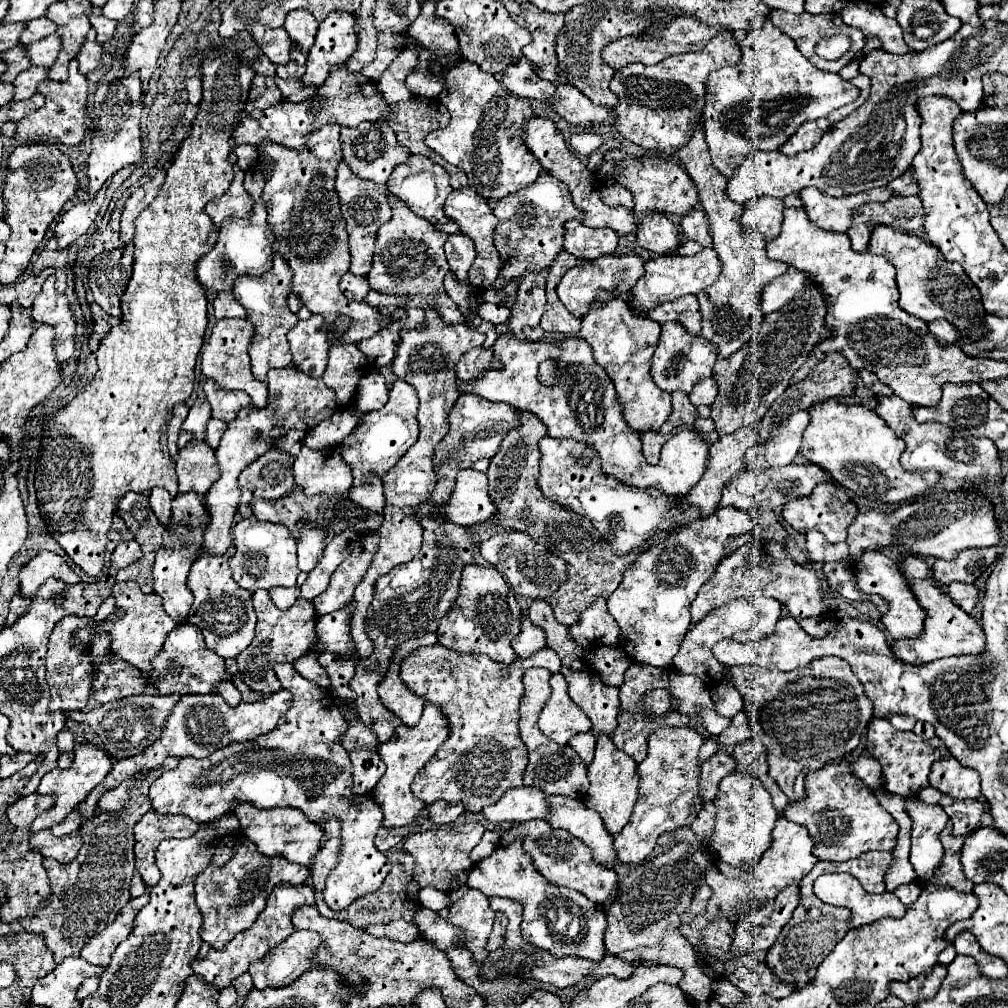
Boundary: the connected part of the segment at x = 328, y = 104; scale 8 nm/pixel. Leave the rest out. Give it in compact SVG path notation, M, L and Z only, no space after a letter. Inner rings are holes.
M338 64L336 68L332 68L328 80L322 86L318 86L316 96L310 96L308 100L304 100L300 104L280 100L280 104L270 106L262 114L260 120L244 118L234 132L234 140L236 140L236 144L252 144L254 146L260 140L268 138L268 140L284 144L288 148L302 150L306 134L314 132L316 128L322 128L326 124L340 124L340 126L356 128L364 120L376 122L380 118L388 120L390 116L392 116L392 110L386 104L380 90L376 88L376 84L372 80L364 78L360 72L350 72L344 64Z

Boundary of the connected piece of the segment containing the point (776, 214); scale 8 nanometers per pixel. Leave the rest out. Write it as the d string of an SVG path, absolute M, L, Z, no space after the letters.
M760 196L744 206L740 224L742 224L742 228L764 234L766 242L770 242L770 240L776 240L776 236L780 234L780 224L784 218L782 210L784 210L782 200L770 198L770 196Z

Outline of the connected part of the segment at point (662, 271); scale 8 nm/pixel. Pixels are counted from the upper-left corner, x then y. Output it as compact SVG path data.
M704 248L696 256L658 256L658 258L648 260L644 264L644 268L646 268L644 276L632 288L632 294L634 294L632 310L634 310L634 314L640 314L640 316L646 316L648 308L652 308L664 300L676 300L678 296L698 294L700 290L708 288L722 272L722 264L720 264L714 248Z

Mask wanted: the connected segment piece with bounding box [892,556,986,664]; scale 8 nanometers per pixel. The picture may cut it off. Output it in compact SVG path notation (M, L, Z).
M906 556L906 558L902 558L902 562L904 562L902 574L908 578L910 590L918 598L920 606L928 612L928 616L926 616L924 630L920 636L900 638L892 644L894 656L908 664L924 664L924 662L932 662L932 660L946 658L946 656L964 656L964 654L980 656L980 652L984 652L984 648L986 648L982 626L970 614L966 614L960 606L952 604L952 600L932 580L932 568L924 560L916 558L916 556Z

